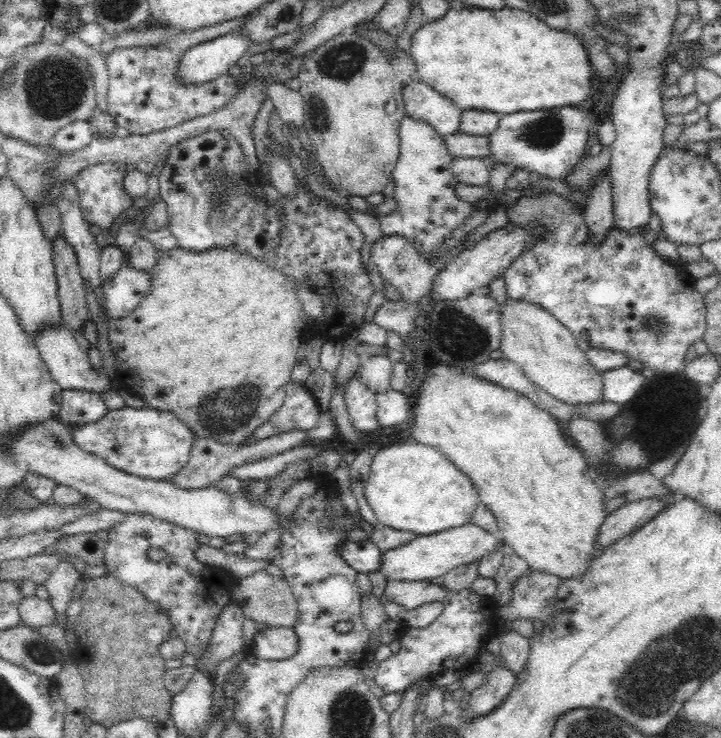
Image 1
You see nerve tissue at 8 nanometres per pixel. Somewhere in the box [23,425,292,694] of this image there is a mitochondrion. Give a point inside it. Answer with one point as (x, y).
(58, 440)

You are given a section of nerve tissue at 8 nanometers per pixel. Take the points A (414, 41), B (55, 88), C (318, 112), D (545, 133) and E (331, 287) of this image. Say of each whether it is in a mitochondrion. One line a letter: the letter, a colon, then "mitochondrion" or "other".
A: other
B: mitochondrion
C: mitochondrion
D: mitochondrion
E: other

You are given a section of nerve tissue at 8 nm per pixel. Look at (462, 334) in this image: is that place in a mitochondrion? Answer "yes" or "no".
yes

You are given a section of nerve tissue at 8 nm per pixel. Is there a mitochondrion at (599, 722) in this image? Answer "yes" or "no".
yes

